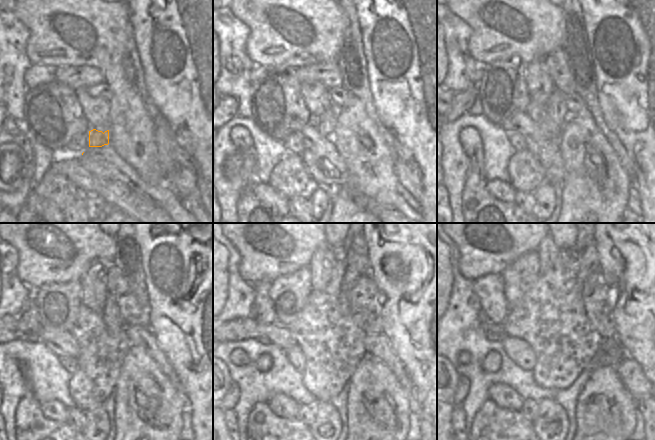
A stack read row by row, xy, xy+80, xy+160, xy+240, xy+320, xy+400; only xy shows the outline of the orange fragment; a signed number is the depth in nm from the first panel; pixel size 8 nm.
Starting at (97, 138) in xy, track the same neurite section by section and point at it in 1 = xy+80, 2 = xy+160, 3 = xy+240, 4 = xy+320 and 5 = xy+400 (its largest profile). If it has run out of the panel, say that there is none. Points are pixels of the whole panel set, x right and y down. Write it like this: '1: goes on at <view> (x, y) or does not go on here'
1: goes on at xy+80 (325, 124)
2: goes on at xy+160 (556, 107)
3: goes on at xy+240 (114, 323)
4: goes on at xy+320 (351, 275)
5: goes on at xy+400 (589, 263)

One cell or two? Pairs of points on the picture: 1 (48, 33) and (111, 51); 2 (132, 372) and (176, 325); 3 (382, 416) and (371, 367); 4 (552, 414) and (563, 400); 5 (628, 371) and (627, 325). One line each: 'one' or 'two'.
1: one
2: two
3: one
4: two
5: two

